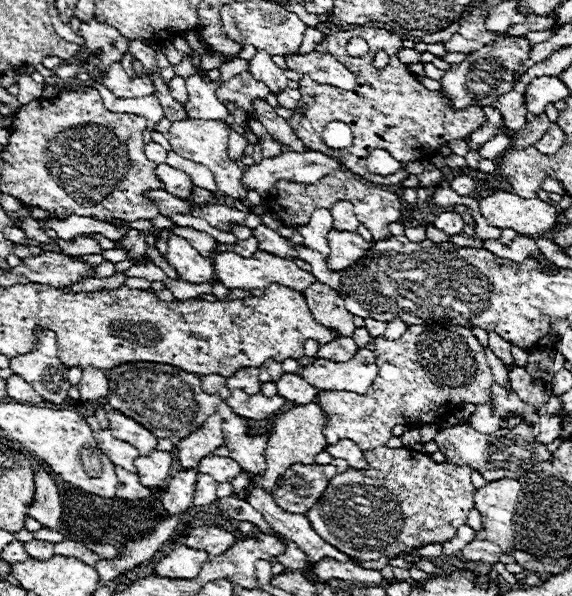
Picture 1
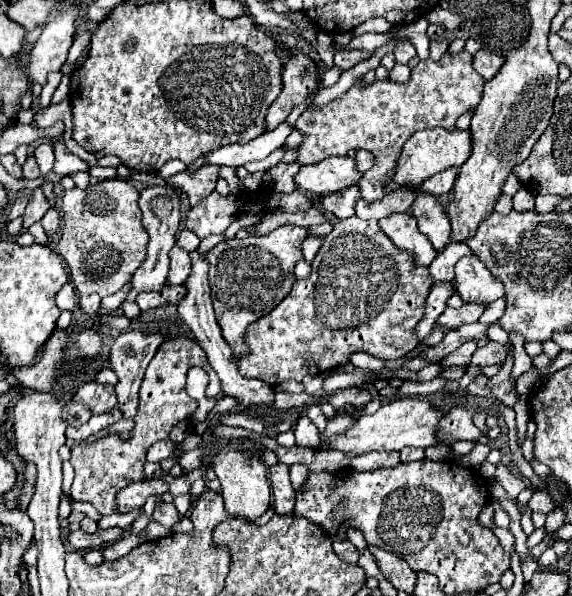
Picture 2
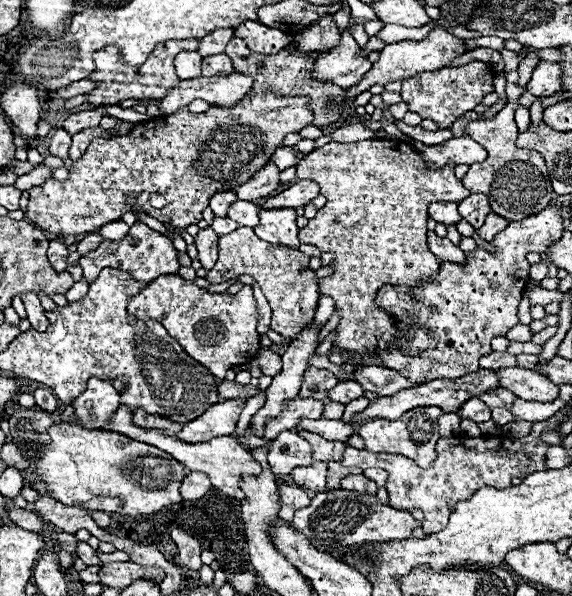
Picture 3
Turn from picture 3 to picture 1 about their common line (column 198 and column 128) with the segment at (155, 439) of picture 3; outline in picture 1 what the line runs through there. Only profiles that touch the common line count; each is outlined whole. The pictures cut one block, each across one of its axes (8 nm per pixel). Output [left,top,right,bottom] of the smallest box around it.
[94,428,138,474]

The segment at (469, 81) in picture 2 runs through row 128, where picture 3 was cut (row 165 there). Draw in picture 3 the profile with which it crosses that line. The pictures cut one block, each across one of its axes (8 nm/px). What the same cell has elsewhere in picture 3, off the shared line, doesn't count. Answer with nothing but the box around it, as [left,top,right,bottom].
[296,140,470,354]

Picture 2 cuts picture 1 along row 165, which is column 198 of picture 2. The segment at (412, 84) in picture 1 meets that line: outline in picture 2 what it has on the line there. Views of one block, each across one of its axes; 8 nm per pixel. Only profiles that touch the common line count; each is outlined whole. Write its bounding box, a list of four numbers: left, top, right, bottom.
[70,336,220,514]

